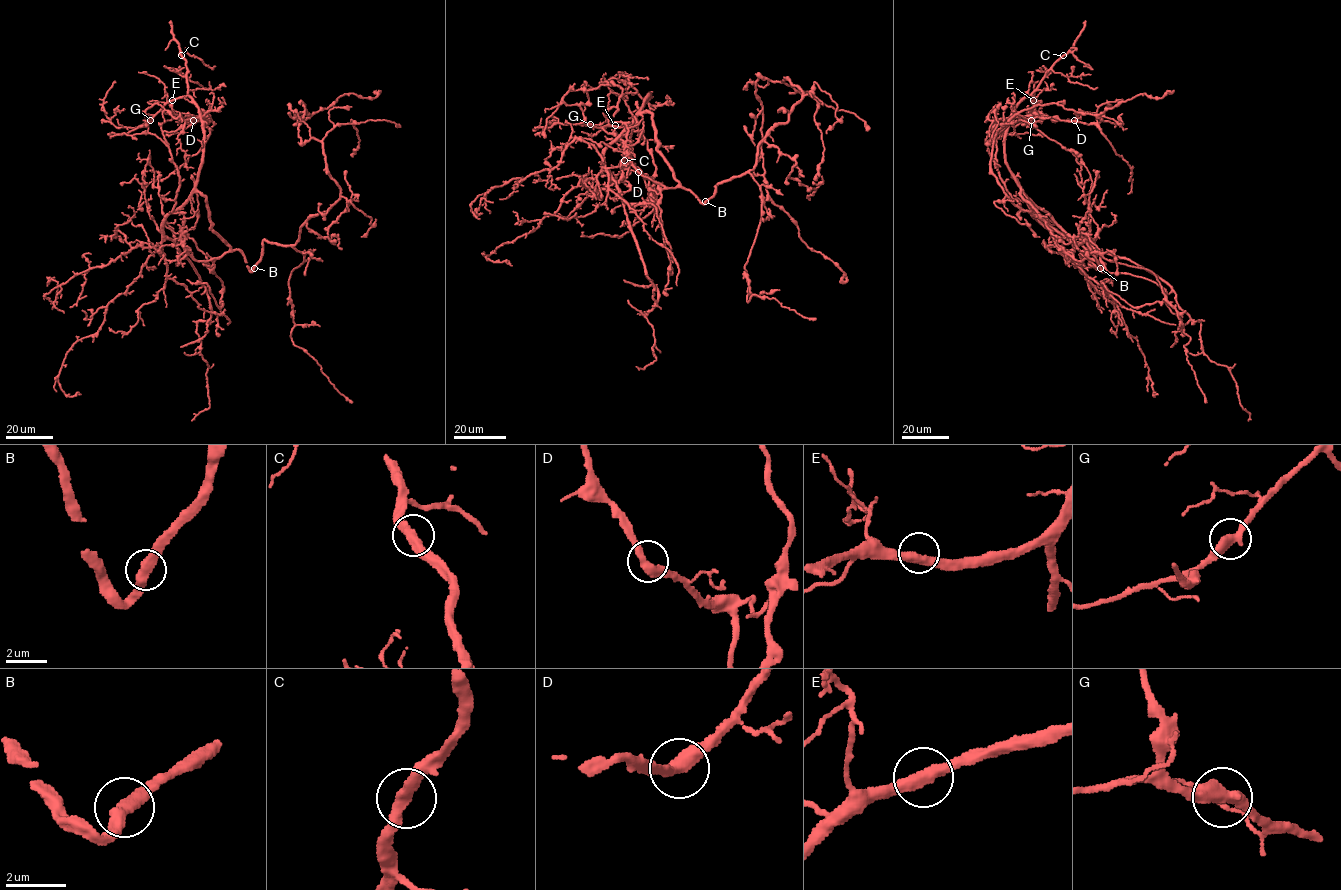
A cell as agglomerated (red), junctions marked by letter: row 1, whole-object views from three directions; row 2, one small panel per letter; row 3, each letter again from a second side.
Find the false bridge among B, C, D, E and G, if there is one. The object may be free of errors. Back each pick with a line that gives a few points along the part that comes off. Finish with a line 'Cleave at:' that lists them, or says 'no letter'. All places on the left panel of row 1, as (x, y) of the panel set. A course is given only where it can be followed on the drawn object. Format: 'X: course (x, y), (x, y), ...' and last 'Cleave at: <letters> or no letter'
Cleave at: no letter

